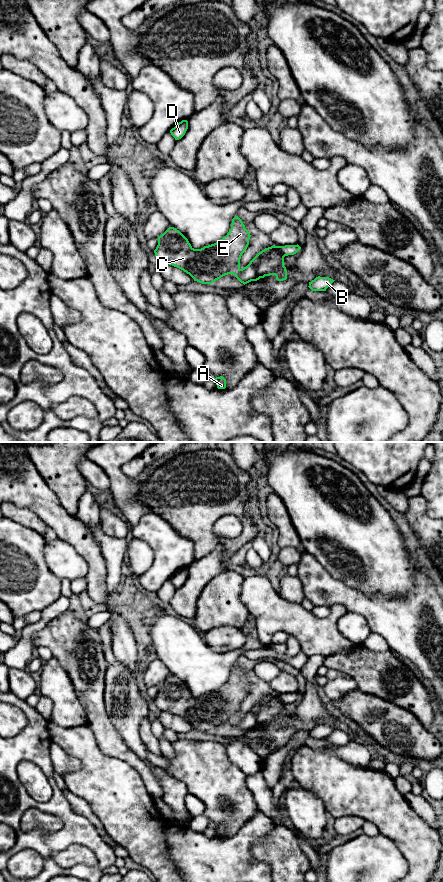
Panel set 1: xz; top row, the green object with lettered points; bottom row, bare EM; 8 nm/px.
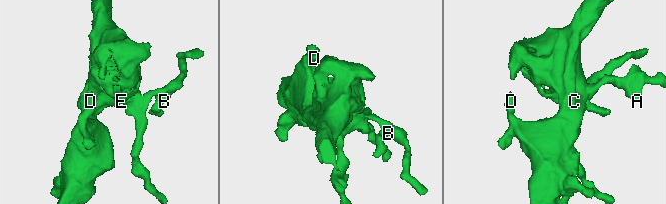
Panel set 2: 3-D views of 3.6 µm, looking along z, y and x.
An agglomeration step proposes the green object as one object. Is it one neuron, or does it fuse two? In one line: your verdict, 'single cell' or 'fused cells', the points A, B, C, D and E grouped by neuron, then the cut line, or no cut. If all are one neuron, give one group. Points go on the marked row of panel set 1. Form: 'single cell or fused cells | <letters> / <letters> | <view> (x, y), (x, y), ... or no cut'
fused cells | A B / C D E | xz (276, 249), (268, 252), (260, 259), (256, 266), (259, 278)

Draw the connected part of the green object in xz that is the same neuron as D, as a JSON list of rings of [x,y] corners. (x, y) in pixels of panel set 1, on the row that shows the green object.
[[[182,120],[174,128],[170,130],[170,133],[175,138],[175,140],[179,140],[185,135],[187,129],[188,129],[188,121]]]

